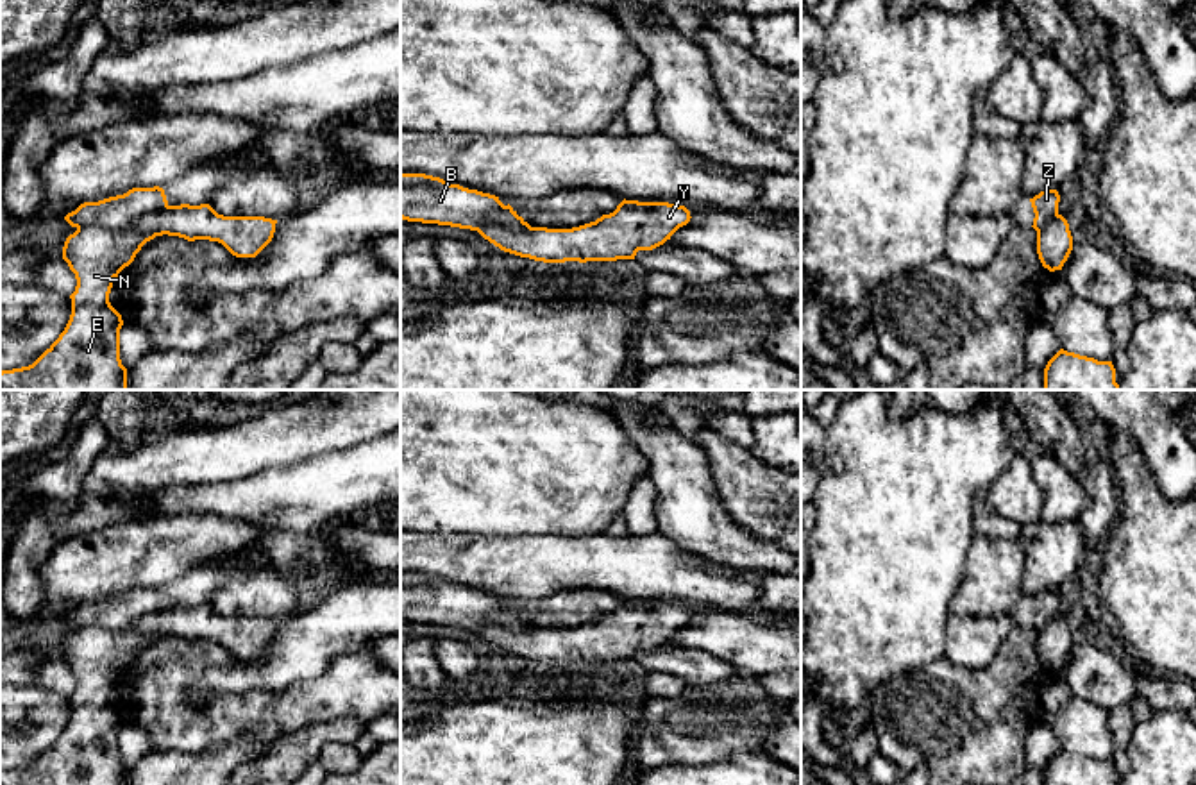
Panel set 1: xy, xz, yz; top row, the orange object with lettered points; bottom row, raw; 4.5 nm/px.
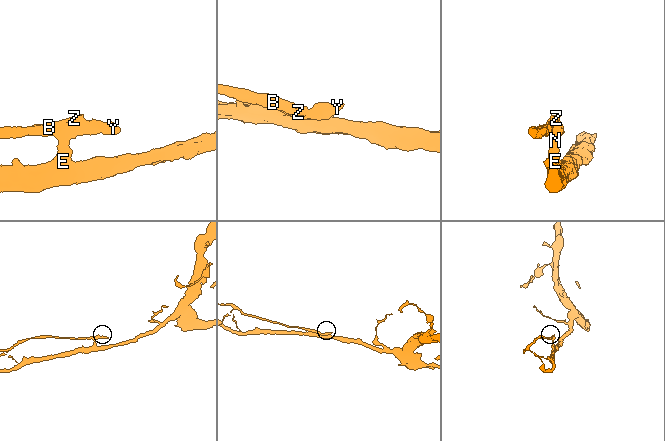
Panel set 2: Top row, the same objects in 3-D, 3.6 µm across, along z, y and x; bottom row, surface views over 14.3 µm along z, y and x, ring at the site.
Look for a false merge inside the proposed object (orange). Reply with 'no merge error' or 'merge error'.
merge error

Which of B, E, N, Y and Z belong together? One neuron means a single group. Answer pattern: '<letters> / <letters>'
B Z / E N Y

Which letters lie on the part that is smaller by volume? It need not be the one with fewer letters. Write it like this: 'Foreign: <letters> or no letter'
Foreign: B, Z

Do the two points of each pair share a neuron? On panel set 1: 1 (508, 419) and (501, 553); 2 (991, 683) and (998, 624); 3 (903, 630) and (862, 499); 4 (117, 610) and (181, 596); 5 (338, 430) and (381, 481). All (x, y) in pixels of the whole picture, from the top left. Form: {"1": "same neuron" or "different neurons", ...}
{"1": "different neurons", "2": "different neurons", "3": "same neuron", "4": "same neuron", "5": "different neurons"}

